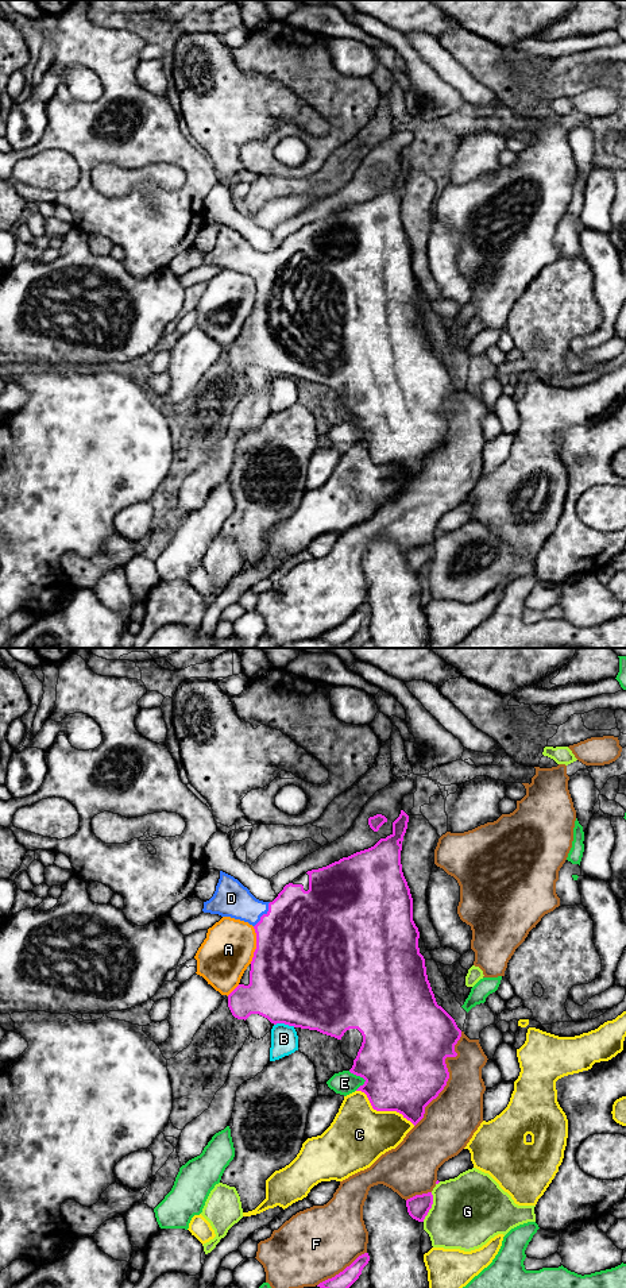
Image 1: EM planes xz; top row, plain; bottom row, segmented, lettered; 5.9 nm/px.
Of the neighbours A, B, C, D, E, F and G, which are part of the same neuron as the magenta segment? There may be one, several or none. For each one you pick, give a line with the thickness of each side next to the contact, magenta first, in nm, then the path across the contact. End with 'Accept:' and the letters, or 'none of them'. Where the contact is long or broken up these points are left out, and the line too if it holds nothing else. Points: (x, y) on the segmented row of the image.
D: 480/220 nm | across xz (298, 937), (263, 914), (231, 898)
Accept: D

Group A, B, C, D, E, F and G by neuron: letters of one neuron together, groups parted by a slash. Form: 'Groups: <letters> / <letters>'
Groups: A / B / C / D / E / F / G

